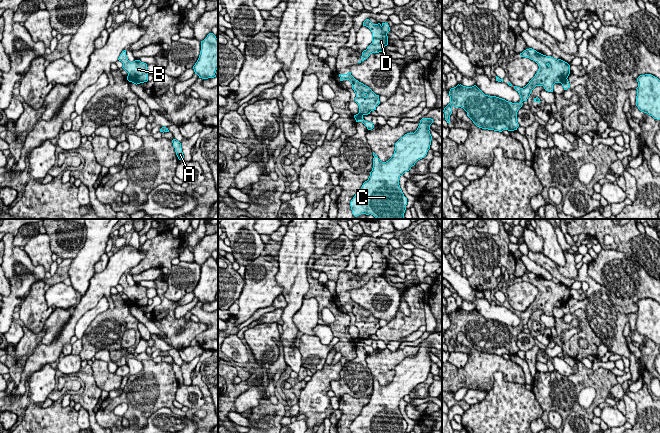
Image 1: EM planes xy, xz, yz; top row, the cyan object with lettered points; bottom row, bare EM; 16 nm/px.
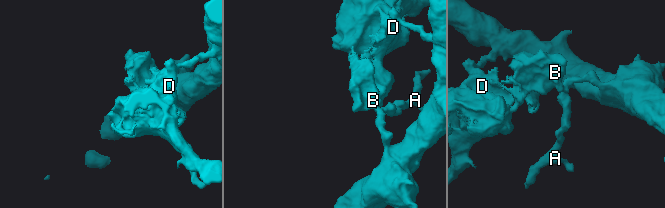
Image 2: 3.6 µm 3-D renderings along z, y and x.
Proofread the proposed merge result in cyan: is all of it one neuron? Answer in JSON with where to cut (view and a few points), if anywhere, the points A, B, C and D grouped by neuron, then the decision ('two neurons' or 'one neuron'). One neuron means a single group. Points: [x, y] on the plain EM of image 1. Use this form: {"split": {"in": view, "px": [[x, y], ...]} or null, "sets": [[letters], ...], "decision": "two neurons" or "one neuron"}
{"split": {"in": "xz", "px": [[380, 250], [386, 258]]}, "sets": [["A", "C"], ["B", "D"]], "decision": "two neurons"}

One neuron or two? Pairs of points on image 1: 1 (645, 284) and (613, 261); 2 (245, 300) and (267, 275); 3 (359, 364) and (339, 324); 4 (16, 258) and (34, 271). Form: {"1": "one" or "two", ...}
{"1": "one", "2": "one", "3": "two", "4": "one"}

